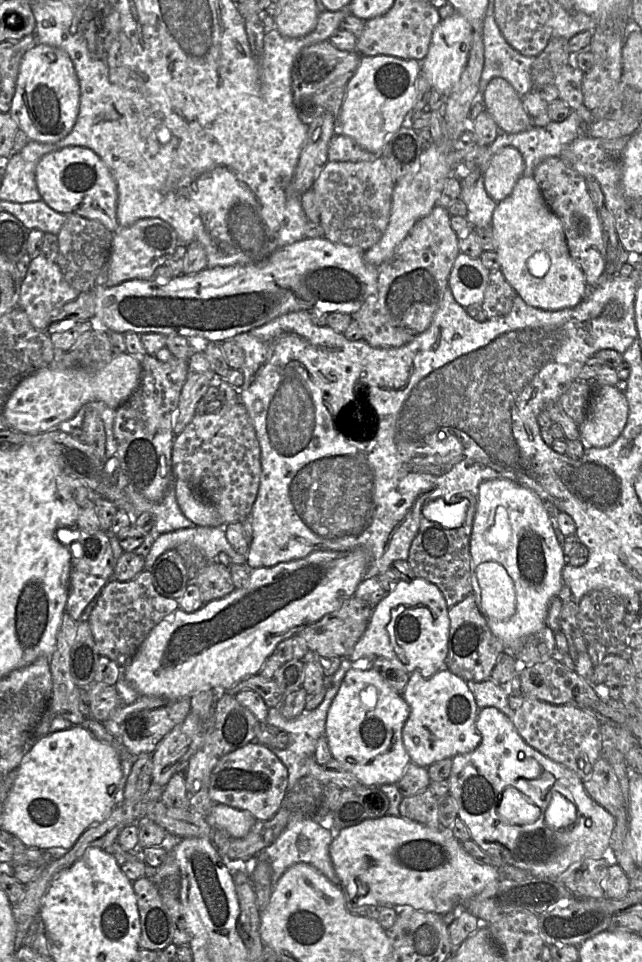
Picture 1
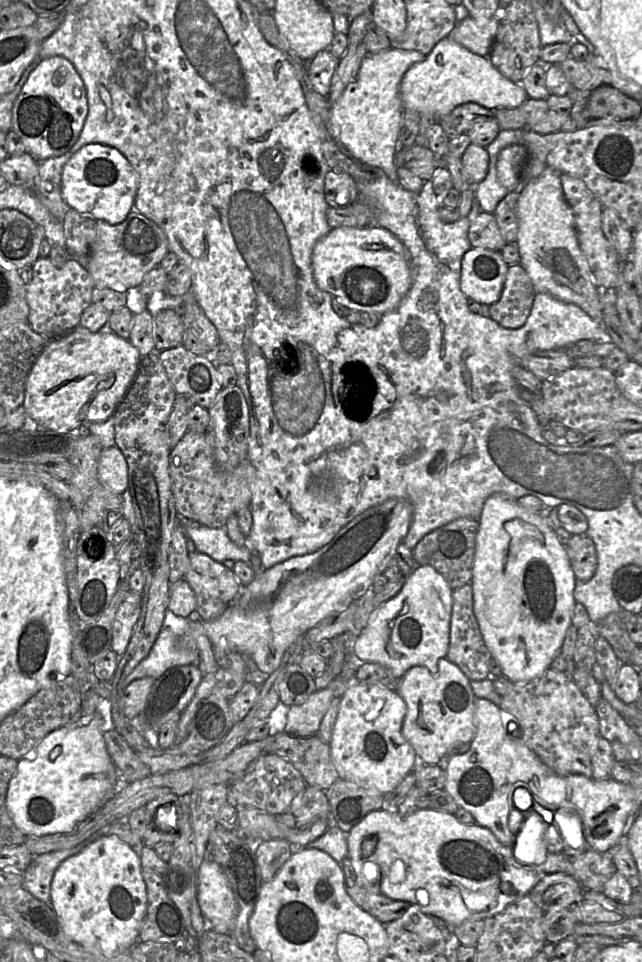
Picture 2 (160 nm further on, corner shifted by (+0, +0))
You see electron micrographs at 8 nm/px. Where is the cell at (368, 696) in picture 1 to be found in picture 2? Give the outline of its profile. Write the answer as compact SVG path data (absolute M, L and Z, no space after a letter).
M375 683L352 684L341 696L337 718L330 740L330 751L340 778L354 782L367 791L378 791L382 795L393 792L402 779L416 768L417 755L412 745L402 734L402 723L406 714L406 703L396 692Z

